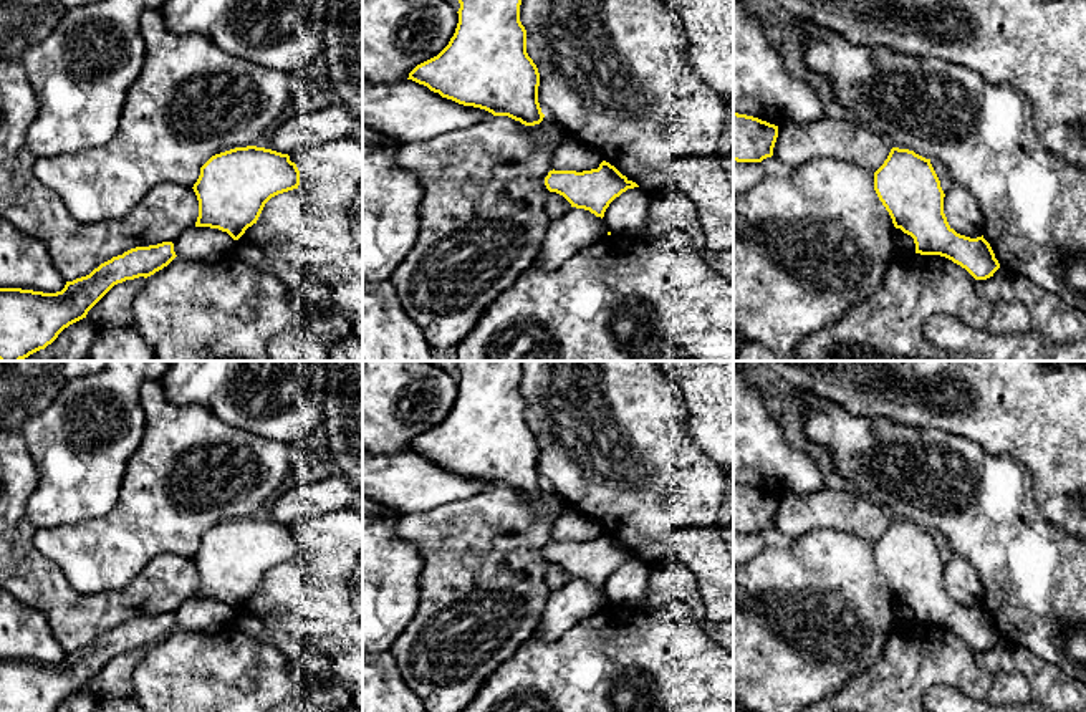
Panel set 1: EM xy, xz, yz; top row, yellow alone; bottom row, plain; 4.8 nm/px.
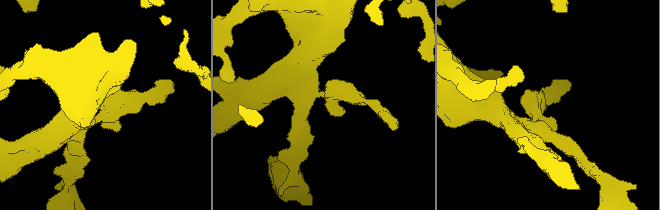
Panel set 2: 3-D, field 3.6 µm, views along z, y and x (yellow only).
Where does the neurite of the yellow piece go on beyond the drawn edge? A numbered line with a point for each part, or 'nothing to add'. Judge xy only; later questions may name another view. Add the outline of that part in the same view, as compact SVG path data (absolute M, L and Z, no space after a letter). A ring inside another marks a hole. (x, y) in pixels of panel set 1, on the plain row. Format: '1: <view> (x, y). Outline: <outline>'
nothing to add

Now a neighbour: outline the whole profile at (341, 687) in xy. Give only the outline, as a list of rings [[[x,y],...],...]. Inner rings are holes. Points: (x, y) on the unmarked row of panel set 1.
[[[344,507],[323,515],[306,517],[290,532],[300,541],[300,556],[272,568],[258,591],[235,611],[233,628],[247,636],[278,647],[300,686],[300,695],[291,697],[270,712],[343,712],[349,707],[363,709],[363,624],[351,603],[349,580],[363,553],[363,512]]]

